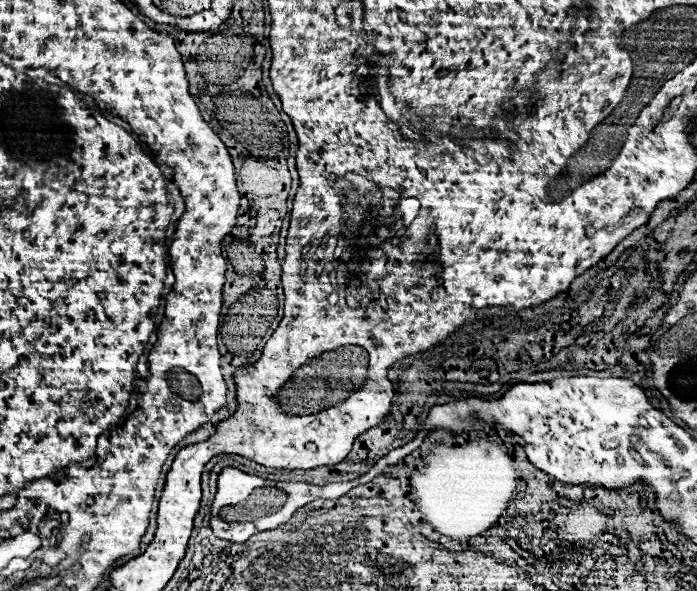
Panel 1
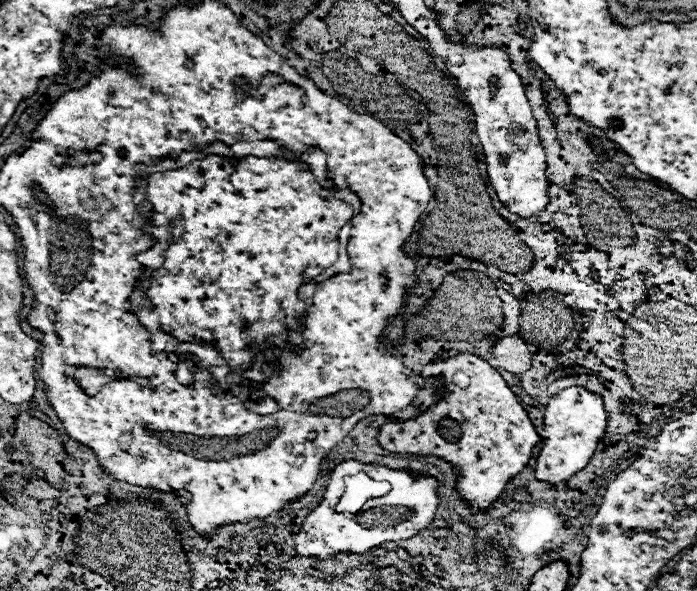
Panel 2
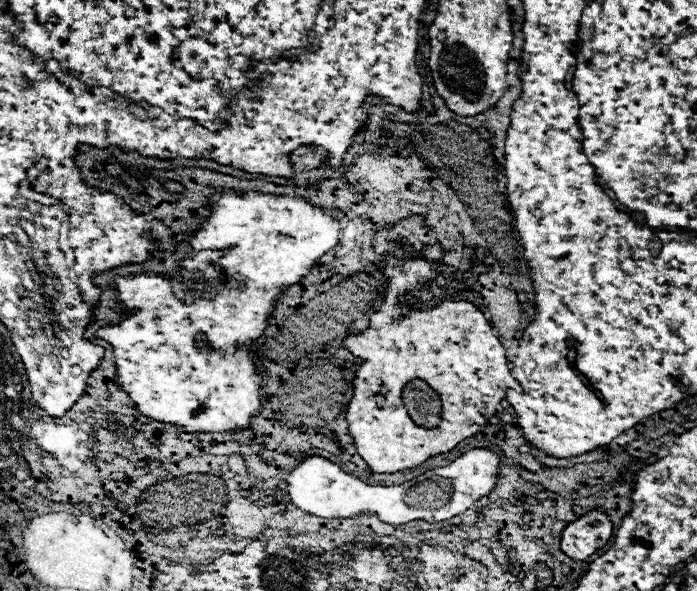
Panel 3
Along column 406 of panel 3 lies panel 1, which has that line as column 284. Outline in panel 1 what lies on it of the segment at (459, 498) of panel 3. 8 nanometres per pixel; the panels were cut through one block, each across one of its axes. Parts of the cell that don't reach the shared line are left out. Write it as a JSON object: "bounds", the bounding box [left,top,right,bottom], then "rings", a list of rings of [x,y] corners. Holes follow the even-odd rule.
{"bounds":[210,468,376,544],"rings":[[[224,468],[220,478],[218,478],[218,492],[212,504],[212,516],[210,516],[210,526],[212,532],[222,538],[222,540],[230,540],[234,544],[242,544],[246,542],[250,536],[264,532],[264,530],[274,530],[280,524],[288,522],[292,518],[292,514],[306,506],[308,502],[316,500],[316,498],[326,498],[326,500],[338,500],[344,492],[348,492],[350,488],[358,486],[358,484],[366,484],[372,480],[376,472],[368,472],[362,474],[360,478],[352,480],[352,482],[330,482],[330,484],[322,484],[322,486],[314,486],[314,484],[306,484],[306,482],[276,482],[276,480],[264,480],[260,476],[254,474],[246,474],[238,468]]]}

